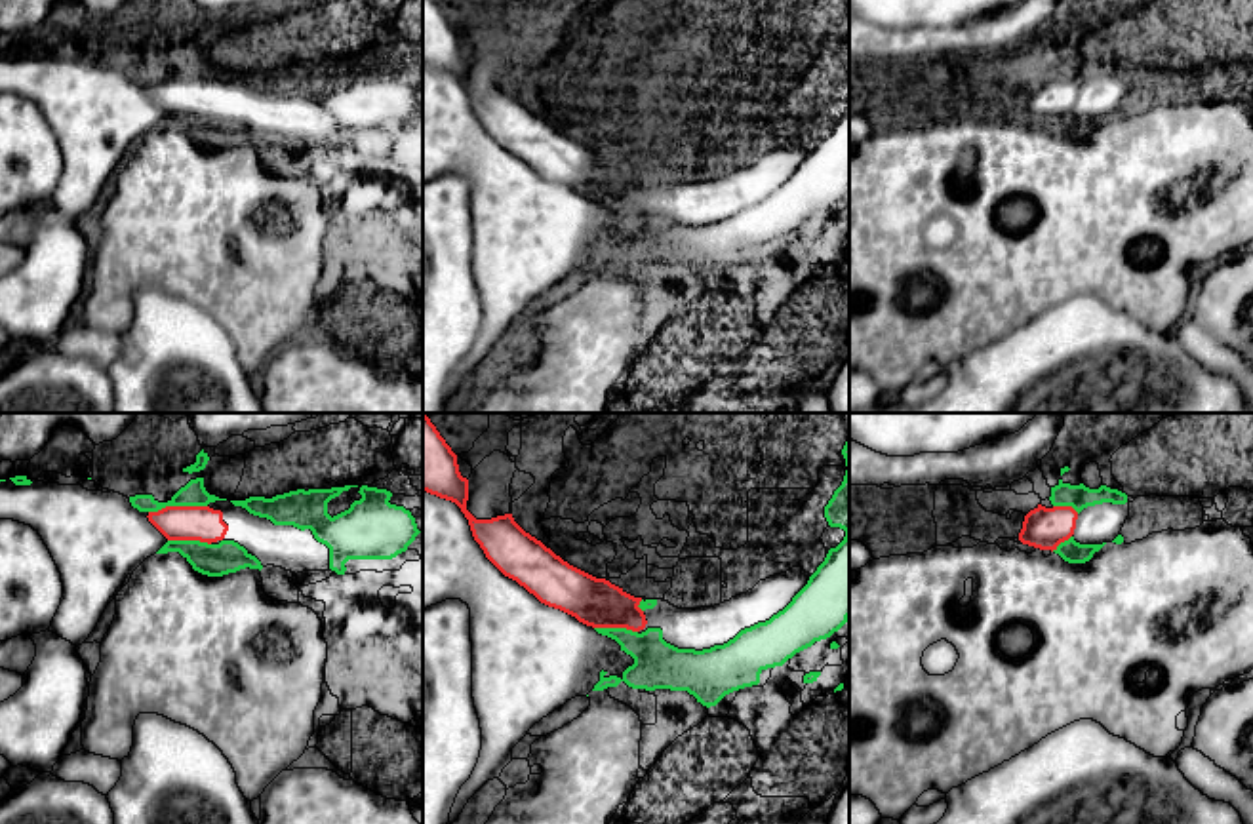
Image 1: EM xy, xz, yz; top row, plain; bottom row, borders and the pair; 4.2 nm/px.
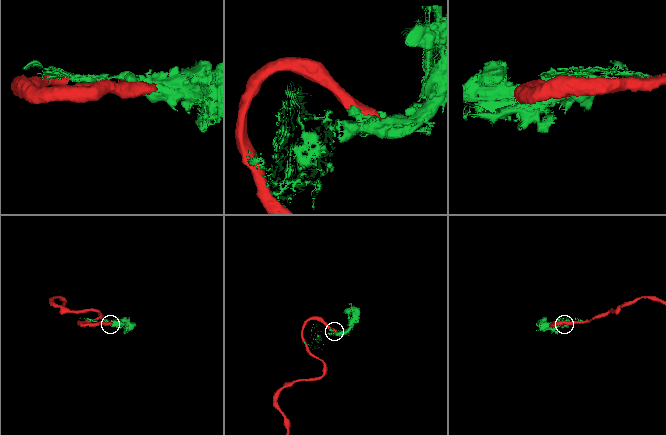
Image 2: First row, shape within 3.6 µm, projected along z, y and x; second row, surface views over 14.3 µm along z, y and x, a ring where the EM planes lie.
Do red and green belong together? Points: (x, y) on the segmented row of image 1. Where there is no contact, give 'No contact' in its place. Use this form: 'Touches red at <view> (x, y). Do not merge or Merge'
Touches red at xy (178, 507). Do not merge

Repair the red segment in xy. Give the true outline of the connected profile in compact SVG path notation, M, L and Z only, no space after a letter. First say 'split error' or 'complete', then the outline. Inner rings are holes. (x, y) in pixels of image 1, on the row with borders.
split error; M215 500L208 506L166 506L149 512L147 518L168 540L208 544L234 540L255 556L263 567L274 565L295 575L331 571L329 548L318 542L310 529L274 525L230 500Z

